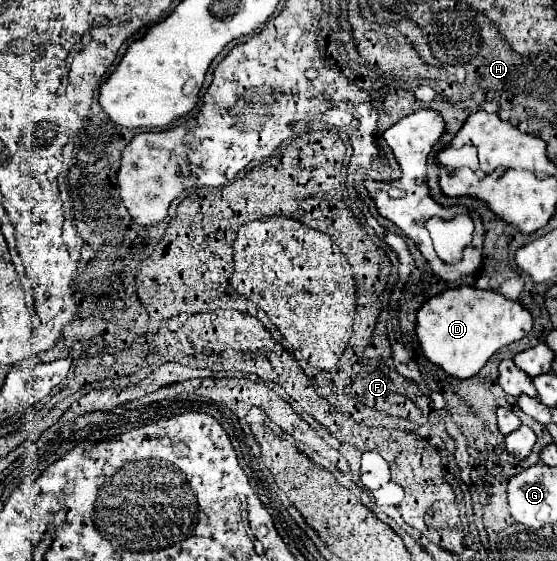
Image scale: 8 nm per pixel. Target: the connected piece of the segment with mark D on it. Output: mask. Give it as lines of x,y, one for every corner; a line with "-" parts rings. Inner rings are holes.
475,286
449,288
417,310
417,338
421,352
447,374
455,378
475,376
485,362
503,346
521,340
533,328
533,316
527,306
509,300
495,290

